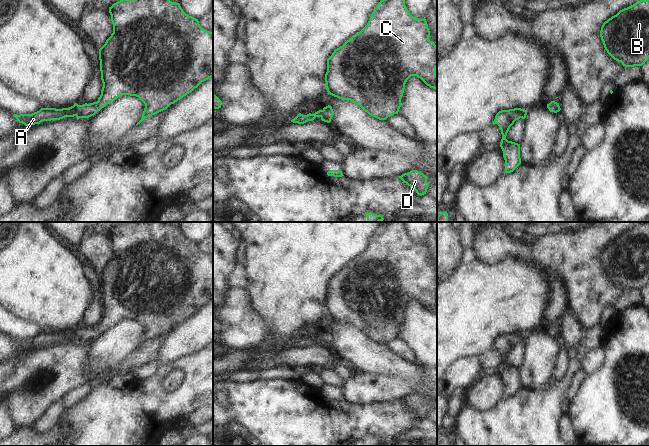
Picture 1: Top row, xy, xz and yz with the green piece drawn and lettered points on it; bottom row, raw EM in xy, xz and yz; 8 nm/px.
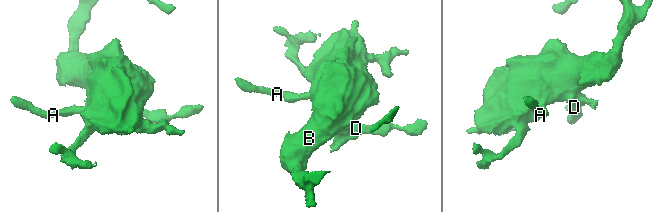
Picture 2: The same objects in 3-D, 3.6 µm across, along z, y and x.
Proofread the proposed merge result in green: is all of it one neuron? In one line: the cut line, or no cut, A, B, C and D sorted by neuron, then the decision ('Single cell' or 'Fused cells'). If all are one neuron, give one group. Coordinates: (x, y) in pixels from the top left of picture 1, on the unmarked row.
No split. Groups: A B C D. Single cell

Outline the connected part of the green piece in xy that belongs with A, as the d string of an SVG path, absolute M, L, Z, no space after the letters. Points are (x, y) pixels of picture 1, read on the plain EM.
M135 222L135 223L122 223L116 227L114 227L111 231L109 231L109 237L111 239L111 245L113 248L113 257L106 264L105 268L99 273L99 284L100 284L100 295L101 295L101 304L103 307L103 311L101 314L101 319L98 322L97 326L93 326L90 328L78 329L75 327L73 330L69 332L41 332L39 335L34 336L32 338L14 338L14 341L17 343L19 347L24 348L25 350L31 350L35 348L40 348L43 345L55 345L60 344L65 341L74 341L77 342L89 342L94 340L98 335L104 332L107 328L112 327L118 321L122 319L130 319L138 321L144 328L145 332L142 338L141 344L136 348L140 348L145 342L155 339L163 334L166 334L171 328L174 328L187 318L191 317L195 312L197 312L202 306L208 304L213 301L213 256L209 256L203 253L198 243L189 240L186 238L181 232L179 227L172 226L169 222Z

